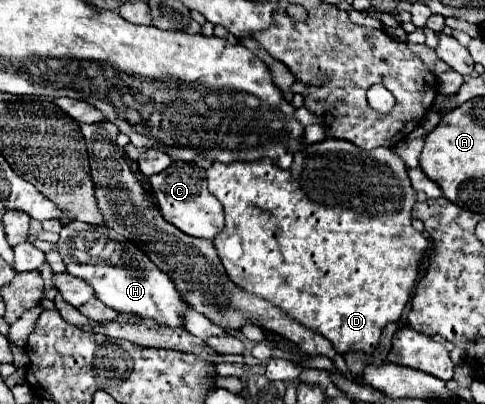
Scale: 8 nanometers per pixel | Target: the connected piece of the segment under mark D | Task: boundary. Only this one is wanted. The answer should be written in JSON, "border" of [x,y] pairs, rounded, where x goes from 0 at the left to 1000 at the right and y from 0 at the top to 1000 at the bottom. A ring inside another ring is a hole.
{"border":[[[664,347],[652,356],[639,356],[631,371],[647,371],[647,376],[614,376],[614,386],[606,386],[606,406],[598,421],[577,421],[561,396],[532,396],[532,406],[499,406],[499,401],[478,401],[478,406],[458,406],[458,401],[441,401],[429,421],[425,421],[425,441],[429,441],[429,470],[458,500],[462,510],[462,530],[466,530],[466,564],[441,589],[441,609],[449,619],[449,634],[466,663],[470,688],[499,718],[540,733],[544,743],[561,748],[565,757],[581,762],[581,772],[590,772],[602,792],[619,797],[623,807],[664,827],[668,837],[676,837],[685,847],[685,856],[701,871],[751,871],[751,876],[771,876],[771,866],[779,861],[779,842],[788,817],[804,802],[804,797],[821,797],[841,743],[849,728],[849,713],[858,703],[862,673],[866,673],[866,644],[882,614],[882,594],[858,574],[845,554],[845,525],[849,510],[858,500],[858,475],[845,460],[841,431],[837,431],[837,406],[804,371],[804,366],[771,366],[771,371],[746,371],[713,347]],[[491,515],[532,515],[520,525],[515,545],[507,550],[503,540],[491,545],[474,545],[474,535],[482,535],[482,525],[491,525]]]}

